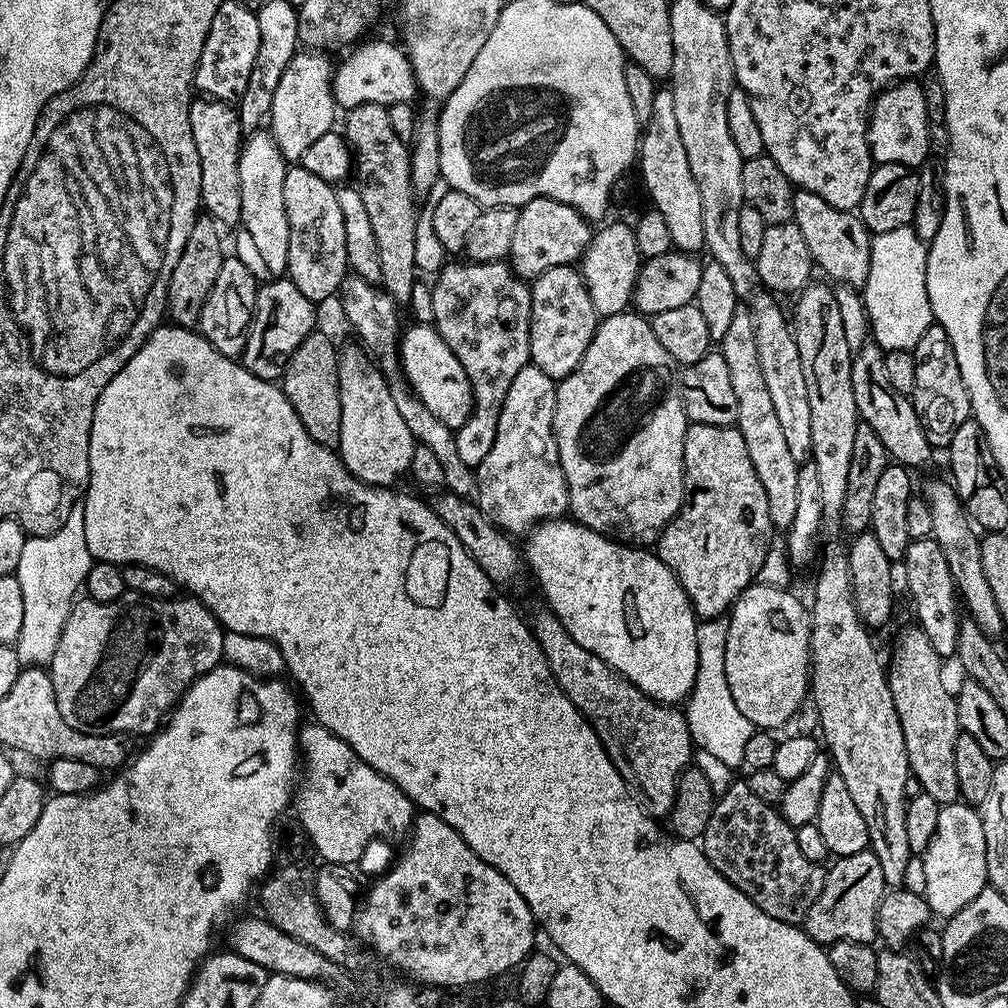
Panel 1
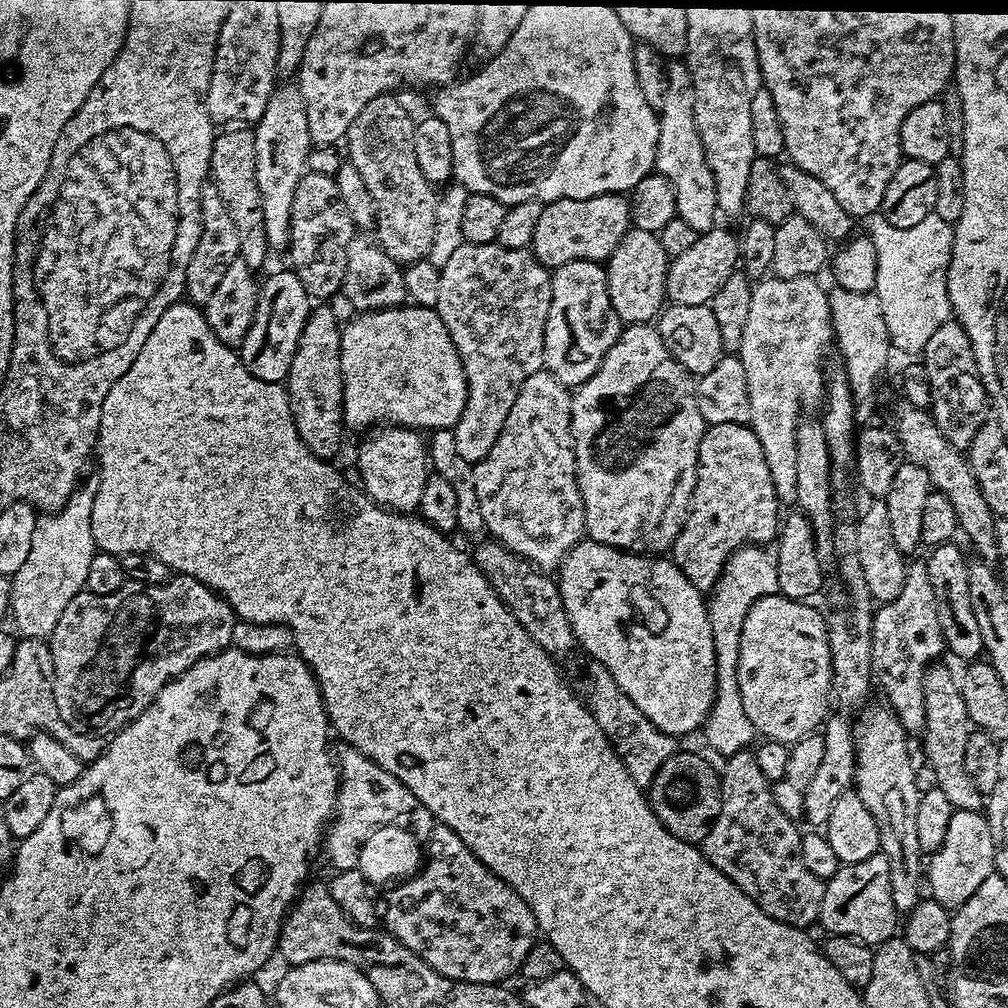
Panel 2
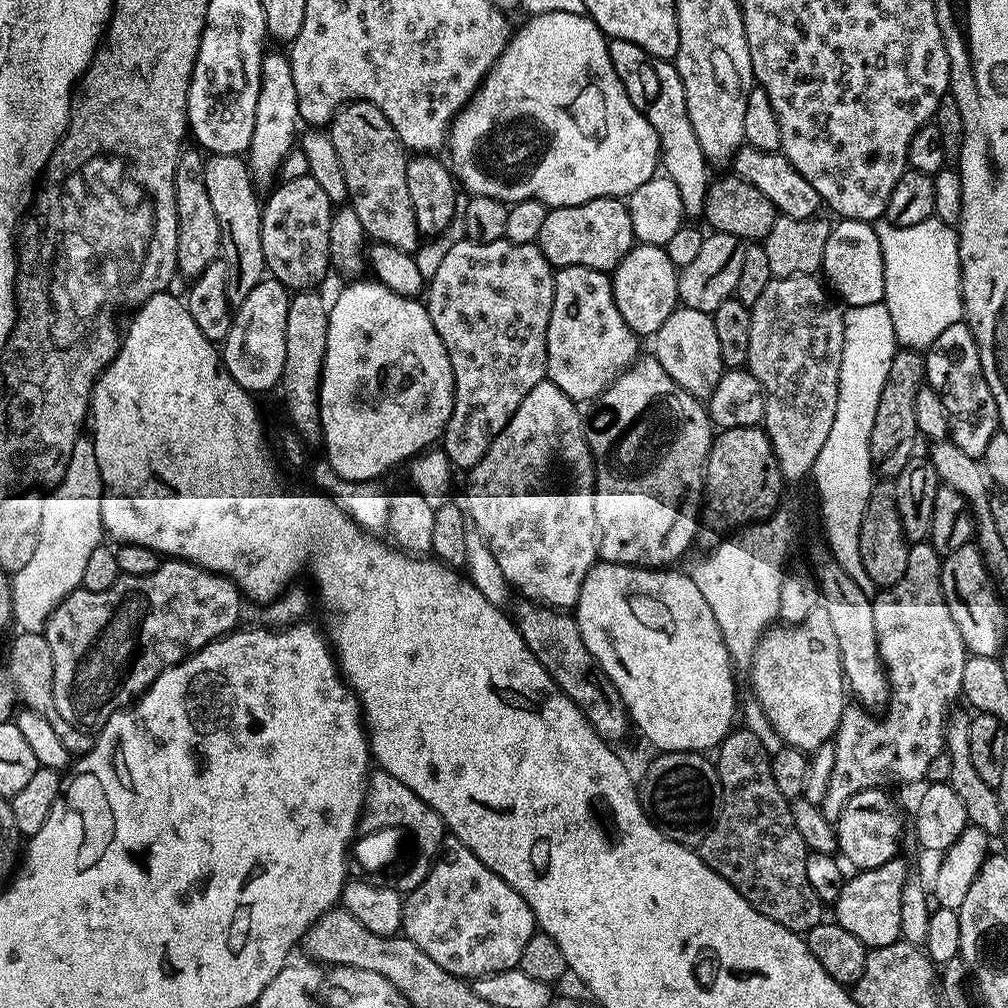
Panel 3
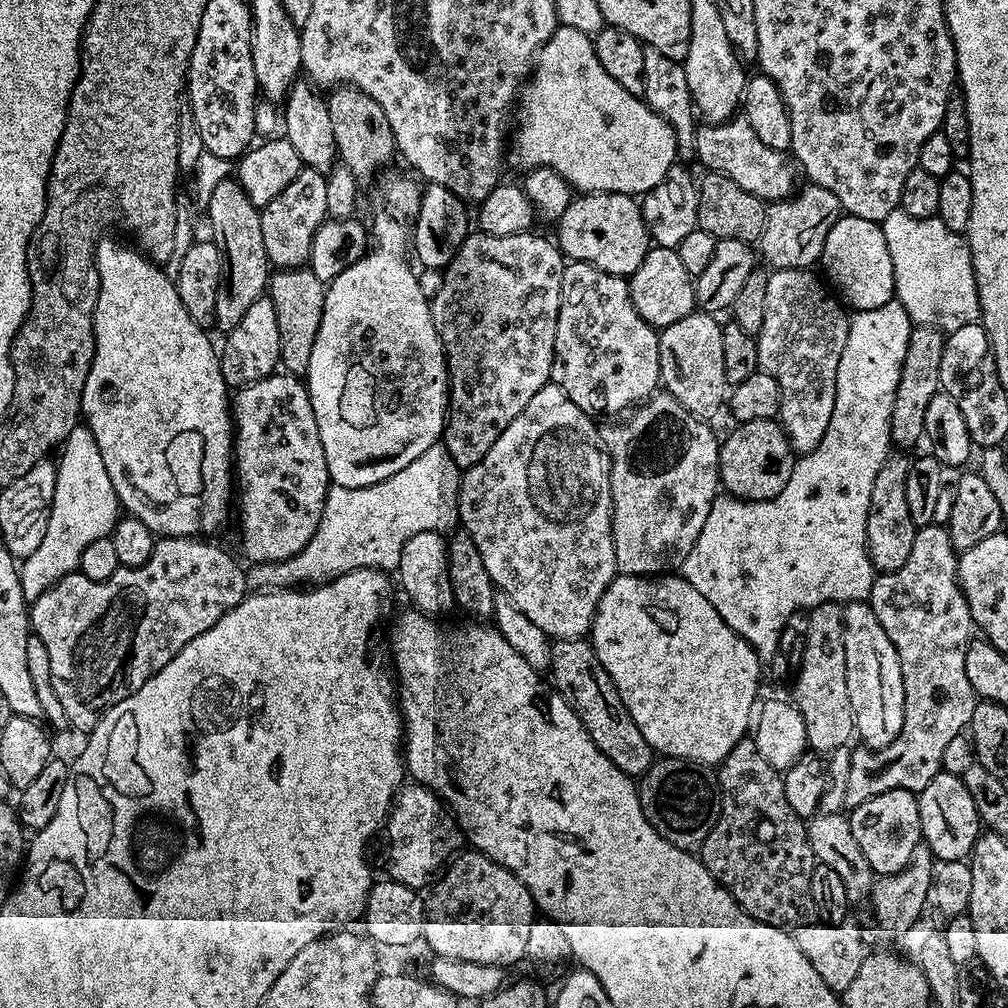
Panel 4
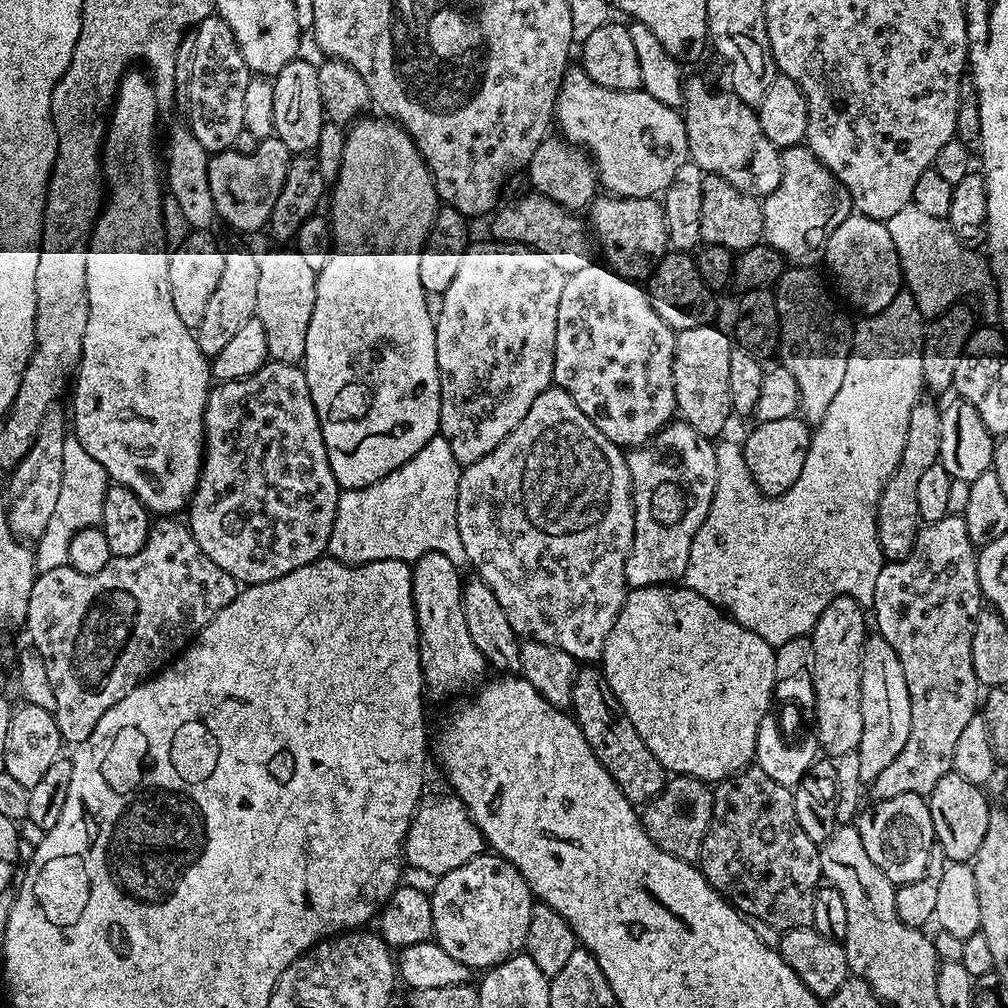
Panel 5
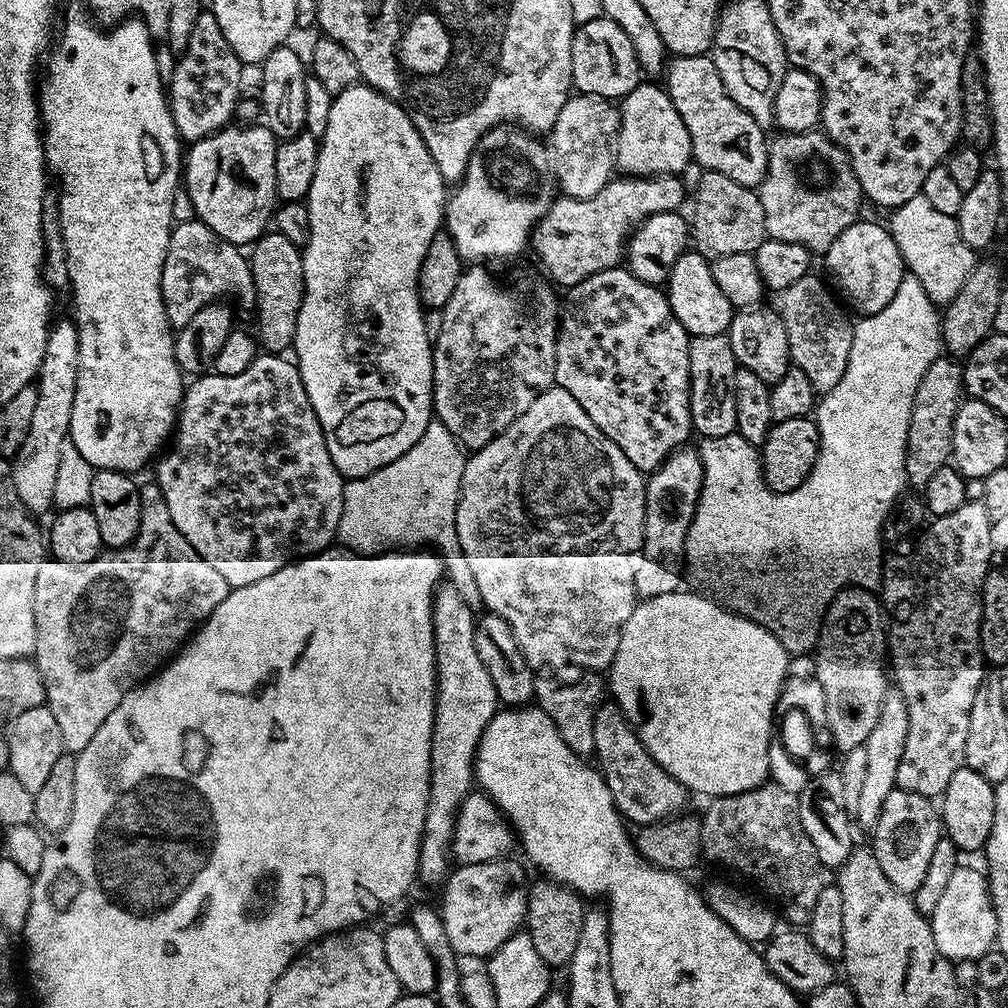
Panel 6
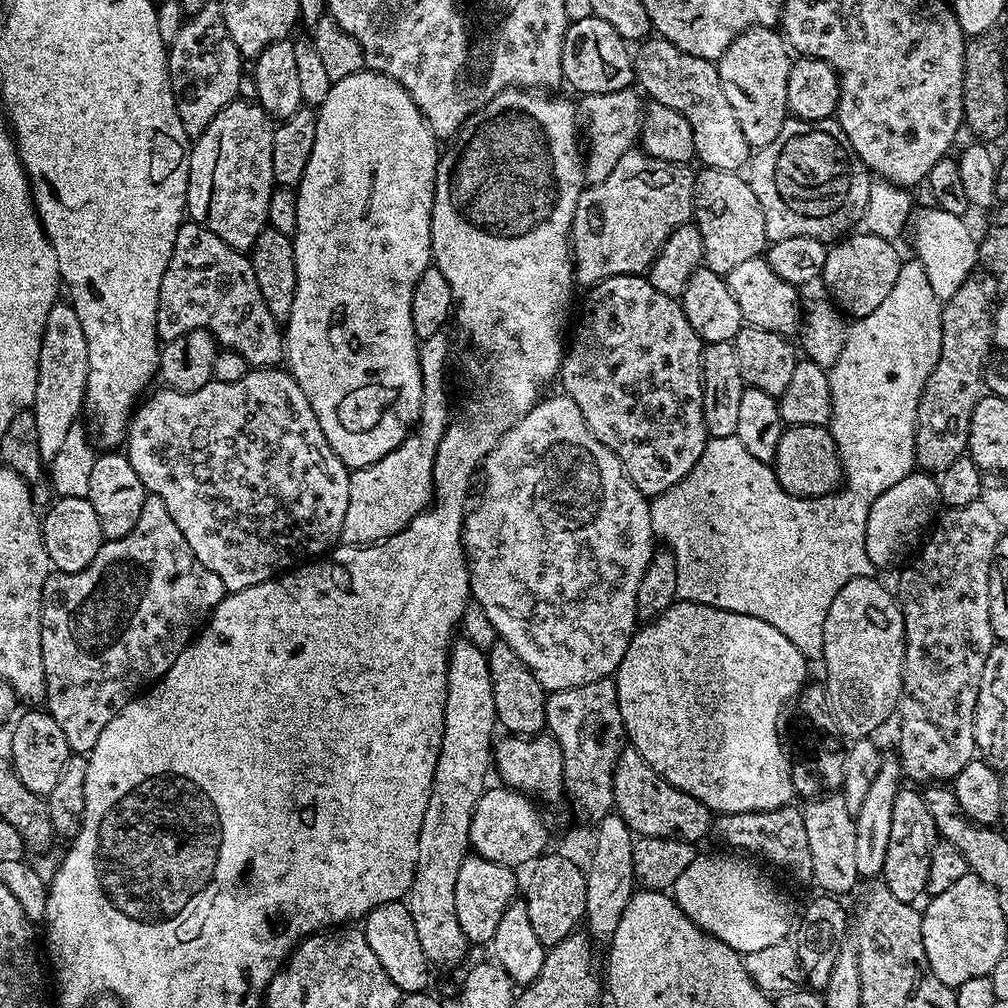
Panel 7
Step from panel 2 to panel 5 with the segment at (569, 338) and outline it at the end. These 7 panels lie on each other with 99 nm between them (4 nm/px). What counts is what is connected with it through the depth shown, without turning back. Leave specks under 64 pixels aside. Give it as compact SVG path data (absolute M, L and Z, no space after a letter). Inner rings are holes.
M586 262L582 270L567 273L562 286L562 299L558 301L558 334L554 346L555 387L561 388L610 438L610 442L631 450L647 444L676 412L674 390L674 350L676 332L654 310L652 299L637 281L619 276L603 263Z

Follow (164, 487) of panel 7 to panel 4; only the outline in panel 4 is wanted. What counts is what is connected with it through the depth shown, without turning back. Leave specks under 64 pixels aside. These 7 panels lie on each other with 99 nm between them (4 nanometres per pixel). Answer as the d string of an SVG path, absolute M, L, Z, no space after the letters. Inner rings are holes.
M273 374L261 380L255 380L253 384L237 387L230 400L234 425L234 484L238 489L238 504L240 500L241 553L239 552L239 555L252 564L272 564L272 566L278 566L282 561L294 558L306 546L306 542L314 538L314 530L318 530L318 522L322 522L322 510L326 506L326 494L330 487L326 454L322 450L322 438L318 438L318 422L314 418L314 410L308 397L305 381L292 374L280 375Z

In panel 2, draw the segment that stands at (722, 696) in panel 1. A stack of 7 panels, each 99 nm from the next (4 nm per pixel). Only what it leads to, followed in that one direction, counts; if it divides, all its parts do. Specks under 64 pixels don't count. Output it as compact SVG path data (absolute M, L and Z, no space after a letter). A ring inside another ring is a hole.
M745 546L733 552L724 566L724 574L716 581L715 588L707 601L710 630L714 638L714 654L716 655L716 701L708 719L704 721L702 736L706 744L718 750L724 757L730 757L745 751L758 733L746 718L746 710L742 707L742 694L738 690L738 650L742 638L742 622L750 610L750 606L759 596L769 595L776 588L776 569L763 547Z

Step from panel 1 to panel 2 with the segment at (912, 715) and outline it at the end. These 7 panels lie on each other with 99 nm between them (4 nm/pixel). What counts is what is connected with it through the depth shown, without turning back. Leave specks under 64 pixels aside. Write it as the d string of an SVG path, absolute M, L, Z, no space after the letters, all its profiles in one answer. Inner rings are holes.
M959 683L924 685L924 756L926 764L934 770L937 775L936 787L946 794L953 810L981 811L986 804L985 793L970 782L966 774L966 742L974 731L974 725L966 710L966 702L960 693Z

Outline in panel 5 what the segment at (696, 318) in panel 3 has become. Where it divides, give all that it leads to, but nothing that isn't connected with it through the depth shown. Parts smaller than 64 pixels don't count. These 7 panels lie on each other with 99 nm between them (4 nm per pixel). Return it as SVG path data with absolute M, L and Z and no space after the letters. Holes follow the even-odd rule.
M709 322L702 326L694 326L693 328L682 328L676 332L676 349L674 350L674 390L676 391L676 412L686 421L690 426L694 426L694 430L701 438L716 438L721 435L720 431L728 424L728 416L733 415L732 403L728 397L728 379L730 378L730 350L734 346L733 341L720 328L715 328L715 323Z

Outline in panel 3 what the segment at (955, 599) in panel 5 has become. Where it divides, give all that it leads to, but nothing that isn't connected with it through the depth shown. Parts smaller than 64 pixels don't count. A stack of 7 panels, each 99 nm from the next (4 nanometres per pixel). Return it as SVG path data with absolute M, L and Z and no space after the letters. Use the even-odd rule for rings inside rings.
M931 542L913 543L906 558L906 574L902 574L902 578L898 578L898 582L891 588L883 589L879 593L880 597L876 596L872 600L877 650L881 665L887 673L890 695L882 716L884 720L876 721L877 717L862 706L845 707L832 739L835 756L834 770L828 787L829 805L839 805L864 789L881 785L887 774L904 784L912 784L915 780L923 781L930 764L945 751L944 729L953 711L952 703L961 699L964 690L962 670L966 649L958 626L954 626L954 618L950 618L940 589L941 563L941 553Z

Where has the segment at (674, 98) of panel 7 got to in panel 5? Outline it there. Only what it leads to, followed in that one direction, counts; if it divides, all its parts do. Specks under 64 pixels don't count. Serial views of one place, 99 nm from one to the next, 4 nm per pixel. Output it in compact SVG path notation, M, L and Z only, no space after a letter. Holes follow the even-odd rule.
M689 75L684 81L684 106L682 109L688 154L701 172L726 178L738 190L763 198L771 194L780 181L782 152L762 134L756 117L756 108L744 104L731 91L711 92L700 76Z

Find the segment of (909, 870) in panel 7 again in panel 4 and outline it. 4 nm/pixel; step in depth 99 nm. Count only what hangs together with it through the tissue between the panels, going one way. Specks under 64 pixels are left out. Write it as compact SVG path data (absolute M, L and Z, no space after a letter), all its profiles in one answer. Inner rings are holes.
M886 790L866 798L847 813L850 830L854 830L854 838L862 854L866 854L866 862L870 862L873 873L889 876L912 863L912 855L922 844L916 797L917 793L910 790Z

